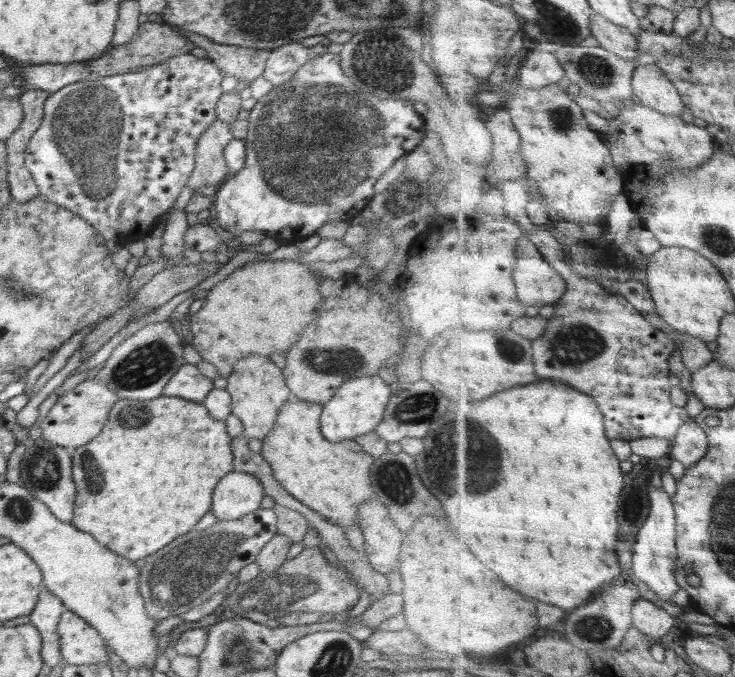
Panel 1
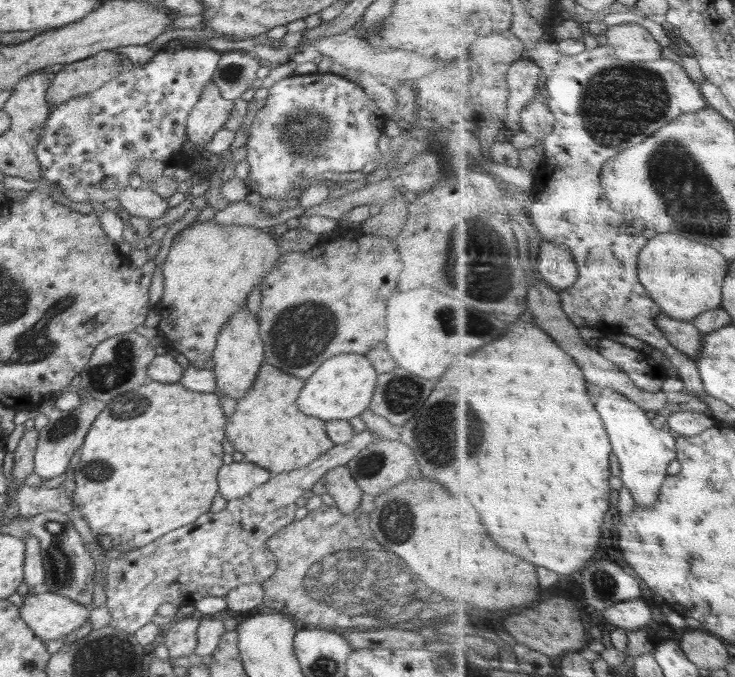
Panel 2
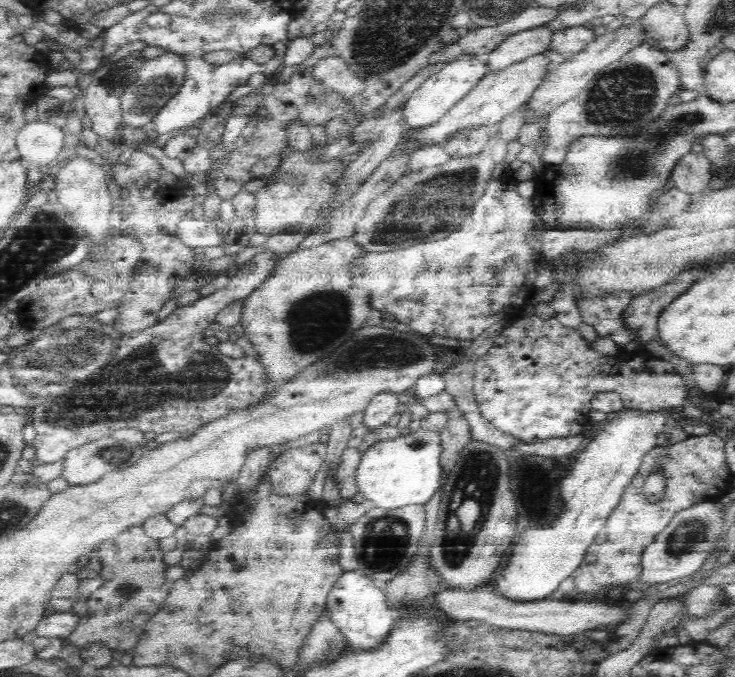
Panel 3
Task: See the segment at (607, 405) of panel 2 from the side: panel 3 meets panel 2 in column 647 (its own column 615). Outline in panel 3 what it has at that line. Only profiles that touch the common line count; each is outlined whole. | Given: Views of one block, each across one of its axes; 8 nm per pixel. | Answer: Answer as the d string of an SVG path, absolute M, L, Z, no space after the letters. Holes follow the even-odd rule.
M621 407L617 411L616 416L612 420L608 420L608 424L596 436L588 439L585 446L575 453L576 461L568 475L565 476L560 492L565 506L568 506L565 508L568 512L558 520L558 524L553 522L551 526L541 529L529 528L516 537L516 541L509 551L512 560L493 582L492 590L496 593L513 600L538 600L538 598L550 596L550 592L558 589L558 585L576 570L588 544L592 544L592 540L604 526L610 512L616 508L618 502L621 502L626 487L642 468L644 457L659 445L658 438L660 436L669 436L671 426L675 422L672 412L666 412L670 411L666 409Z

